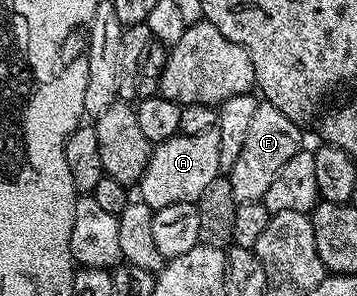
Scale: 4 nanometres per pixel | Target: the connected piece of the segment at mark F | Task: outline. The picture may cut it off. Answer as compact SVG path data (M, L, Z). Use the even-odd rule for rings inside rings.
M261 101L254 108L242 152L238 152L238 160L234 160L232 169L226 174L236 203L259 202L266 196L266 188L270 188L274 176L278 176L278 168L282 168L282 164L286 164L286 160L290 160L290 156L302 148L300 130L296 125L293 118L278 112L274 104Z

